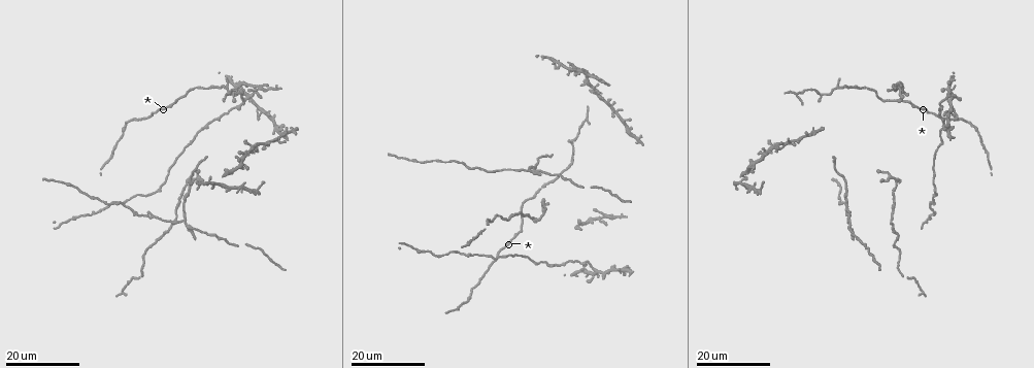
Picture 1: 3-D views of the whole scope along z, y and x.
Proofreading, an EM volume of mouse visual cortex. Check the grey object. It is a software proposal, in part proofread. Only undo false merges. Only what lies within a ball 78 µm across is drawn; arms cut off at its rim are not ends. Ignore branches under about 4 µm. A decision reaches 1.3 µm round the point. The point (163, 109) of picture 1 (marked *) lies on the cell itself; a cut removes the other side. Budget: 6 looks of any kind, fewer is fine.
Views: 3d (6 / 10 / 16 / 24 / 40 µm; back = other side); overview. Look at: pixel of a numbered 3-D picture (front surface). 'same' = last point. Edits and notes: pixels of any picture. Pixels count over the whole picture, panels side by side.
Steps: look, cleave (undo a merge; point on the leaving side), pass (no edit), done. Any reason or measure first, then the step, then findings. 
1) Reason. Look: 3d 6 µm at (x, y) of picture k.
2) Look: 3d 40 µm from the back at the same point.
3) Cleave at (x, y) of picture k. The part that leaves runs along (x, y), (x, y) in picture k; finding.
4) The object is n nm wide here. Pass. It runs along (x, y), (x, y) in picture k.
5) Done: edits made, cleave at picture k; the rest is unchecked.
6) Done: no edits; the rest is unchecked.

Look: 3d 24 µm at (538, 220) of picture 1.

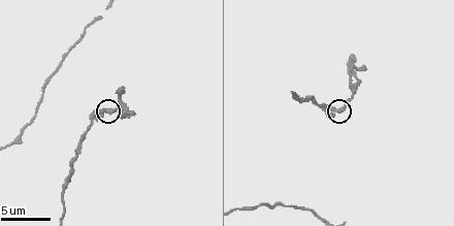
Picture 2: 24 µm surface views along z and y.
Look: 3d 6 µm at (104, 109) of picture 2.

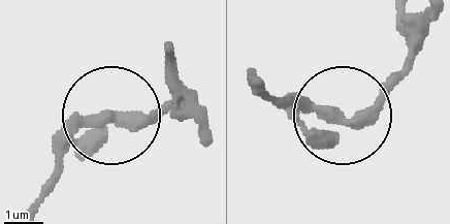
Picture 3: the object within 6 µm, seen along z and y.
Pass. Continuous, no second cell.

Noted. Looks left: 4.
Three-way junction. Look: 3d 16 µm at (838, 88) of picture 1.

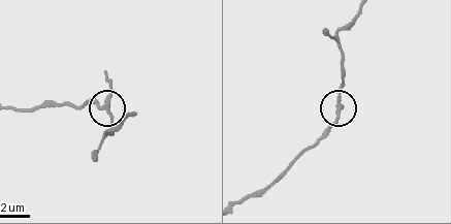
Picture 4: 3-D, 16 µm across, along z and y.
Look: 3d 6 µm at (106, 105) of picture 4.

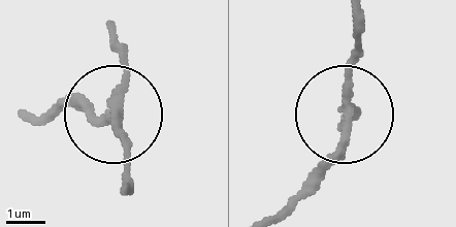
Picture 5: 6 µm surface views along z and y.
The object is 210 nm wide here. Pass. It runs along (55, 108), (85, 102), (115, 111), (124, 188) in picture 5; one cell here.

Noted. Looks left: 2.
Four-way junction. Look: 3d 16 µm at (606, 213) of picture 1.

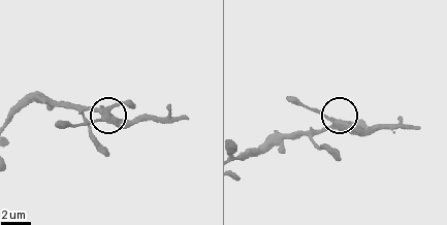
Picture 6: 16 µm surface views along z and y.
Closer look. Look: 3d 6 µm at (102, 117) of picture 6.

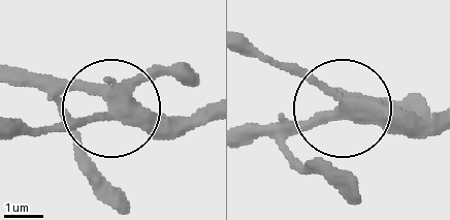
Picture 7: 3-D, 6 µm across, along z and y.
4 arms meet here. Pass. All the same cell.

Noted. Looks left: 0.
Done: no edits; the rest is unchecked.

